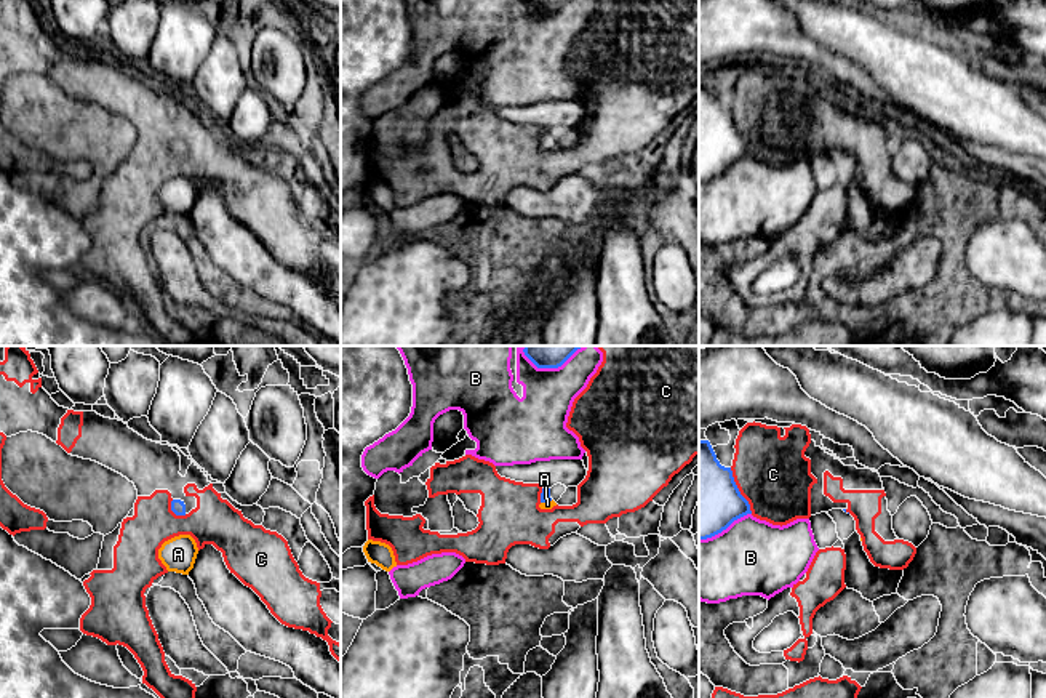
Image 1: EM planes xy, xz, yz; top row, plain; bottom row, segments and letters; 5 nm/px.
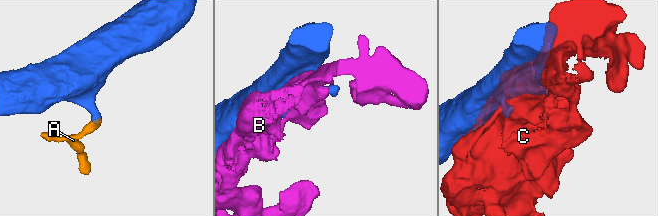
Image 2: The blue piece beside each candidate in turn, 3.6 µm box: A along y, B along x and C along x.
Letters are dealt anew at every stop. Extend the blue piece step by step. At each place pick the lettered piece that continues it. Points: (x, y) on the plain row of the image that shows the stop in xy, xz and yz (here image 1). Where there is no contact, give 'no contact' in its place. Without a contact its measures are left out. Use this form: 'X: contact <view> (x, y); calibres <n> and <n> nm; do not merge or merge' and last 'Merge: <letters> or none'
A: contact xz (546, 141); calibres 50 and 50 nm; merge
B: contact yz (725, 170); calibres 400 and 380 nm; do not merge
C: contact yz (738, 132); calibres 400 and 380 nm; do not merge
Merge: A

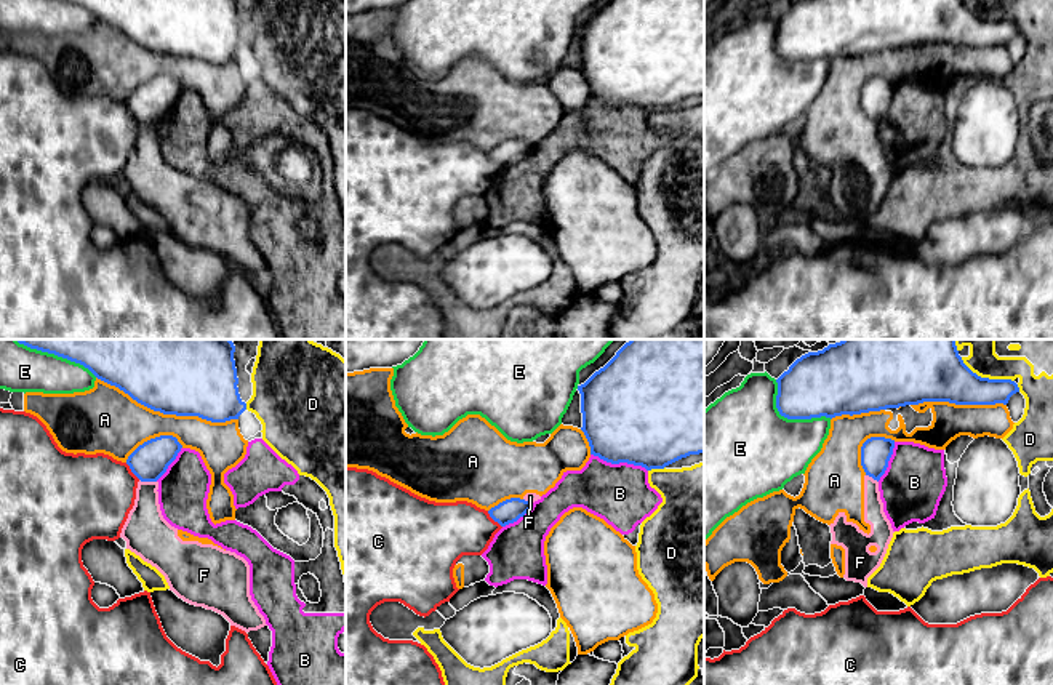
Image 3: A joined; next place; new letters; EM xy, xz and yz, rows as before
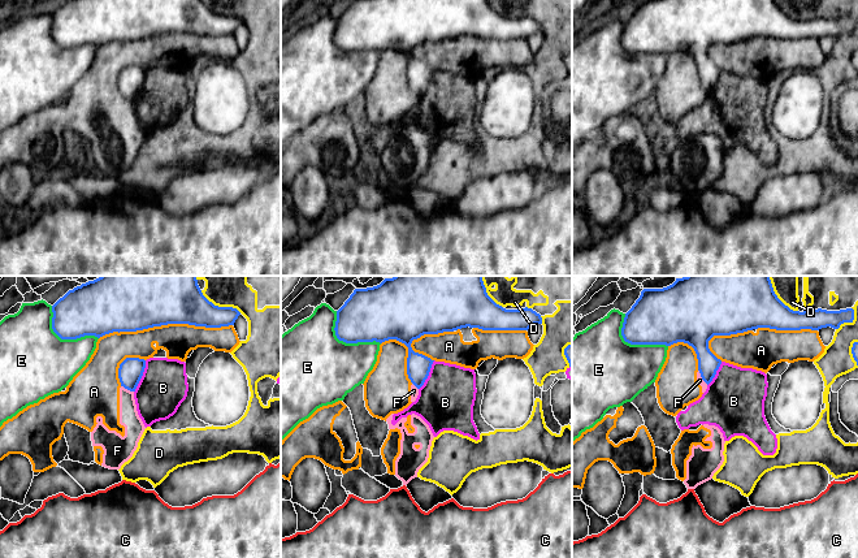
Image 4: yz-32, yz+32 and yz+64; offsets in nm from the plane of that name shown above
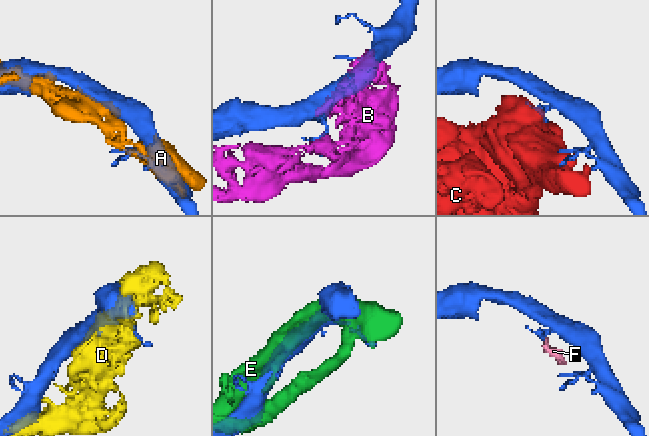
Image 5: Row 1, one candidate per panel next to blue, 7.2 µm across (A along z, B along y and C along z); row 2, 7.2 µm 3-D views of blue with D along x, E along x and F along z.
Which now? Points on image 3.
A: contact xy (167, 55); calibres 300 and 300 nm; do not merge
B: contact xz (620, 103); calibres 500 and 300 nm; do not merge
C: contact xz (493, 160); calibres 120 and 300 nm; do not merge
D: contact yz (988, 20); calibres 220 and 140 nm; do not merge
E: contact yz (789, 60); calibres 300 and 460 nm; do not merge
F: contact xy (148, 122); calibres 190 and 220 nm; do not merge
Merge: none

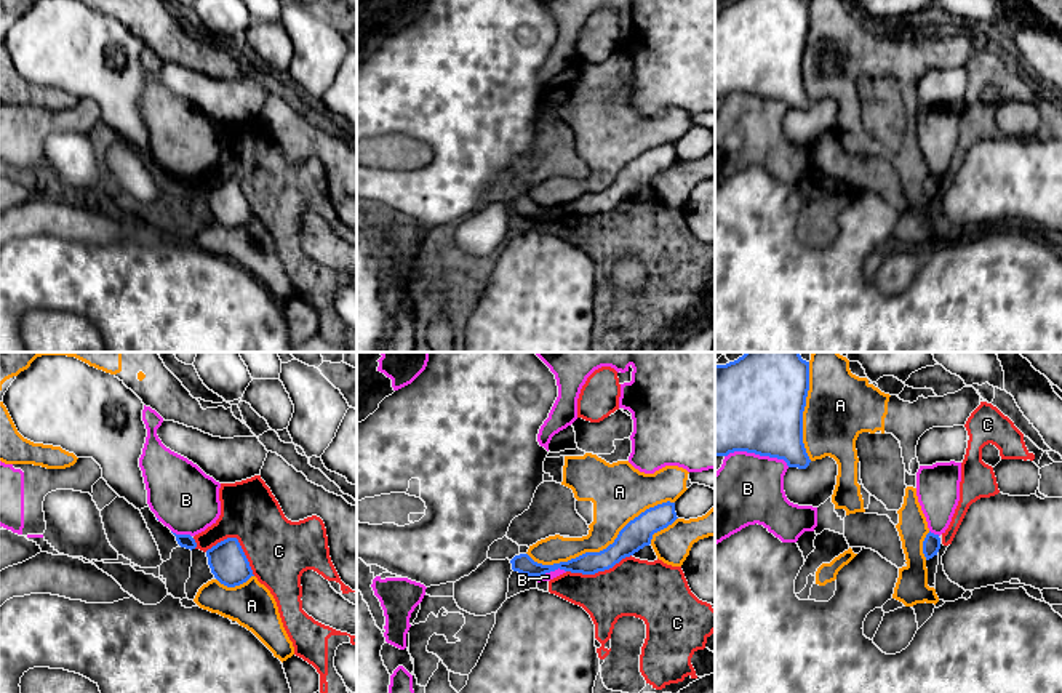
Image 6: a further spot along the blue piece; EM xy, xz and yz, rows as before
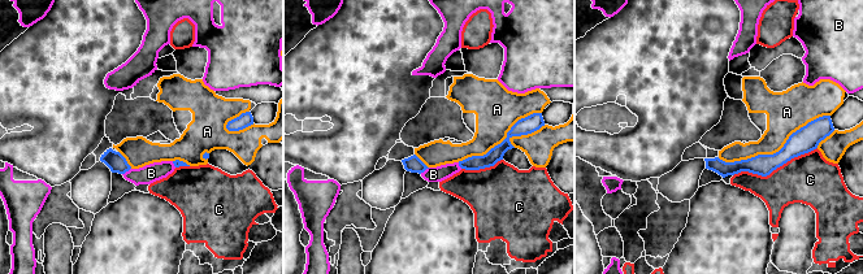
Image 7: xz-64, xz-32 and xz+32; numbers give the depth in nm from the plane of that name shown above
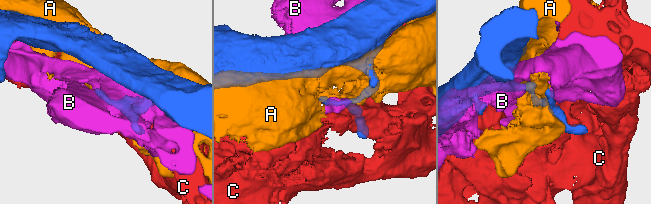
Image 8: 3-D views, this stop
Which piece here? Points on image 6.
A: contact xz (603, 191); calibres 150 and 240 nm; do not merge
B: contact yz (757, 95); calibres 480 and 360 nm; do not merge
C: contact xy (237, 183); calibres 190 and 320 nm; do not merge
Merge: none

